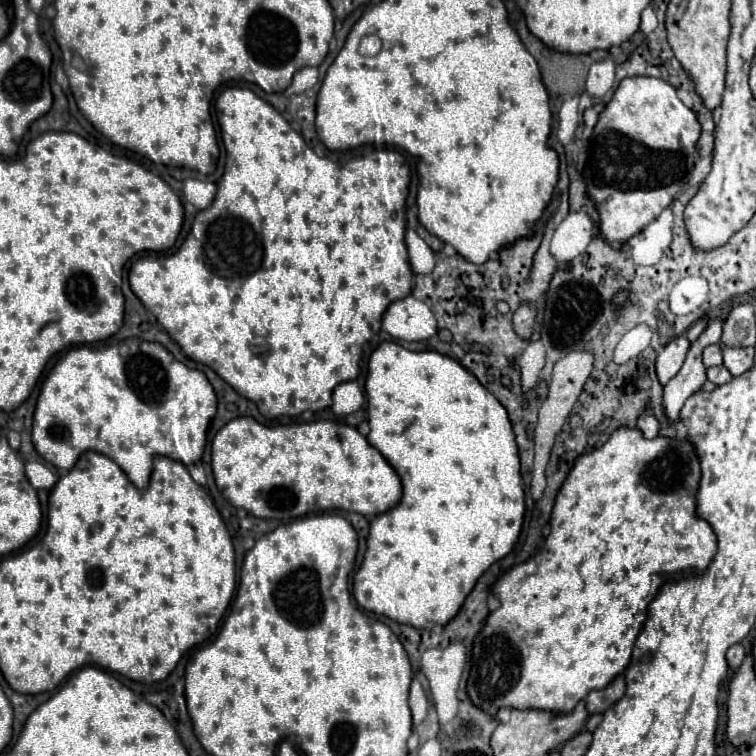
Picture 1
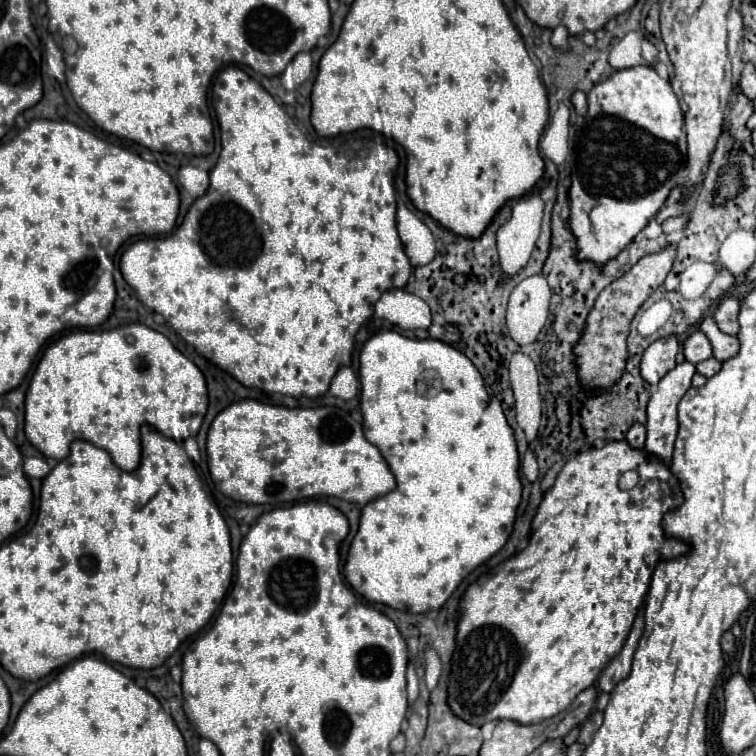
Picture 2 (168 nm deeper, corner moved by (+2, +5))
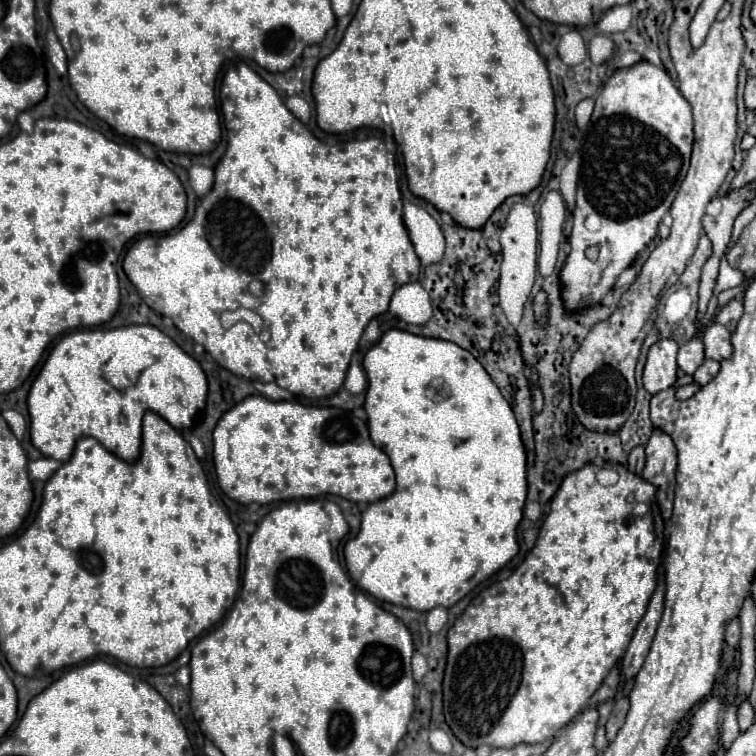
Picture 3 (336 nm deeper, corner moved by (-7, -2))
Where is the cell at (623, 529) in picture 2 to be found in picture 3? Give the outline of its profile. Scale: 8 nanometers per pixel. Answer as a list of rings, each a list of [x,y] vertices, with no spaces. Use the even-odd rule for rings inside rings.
[[[590,463],[590,465],[584,465],[582,469],[572,471],[564,477],[564,481],[560,483],[558,491],[552,497],[550,513],[540,527],[540,535],[536,539],[536,545],[526,555],[522,565],[506,581],[497,581],[484,589],[478,597],[474,597],[472,603],[466,607],[466,611],[456,619],[456,623],[448,631],[448,663],[446,663],[444,681],[442,681],[442,693],[444,693],[442,713],[444,713],[444,719],[446,719],[448,727],[452,729],[452,733],[470,749],[476,749],[480,745],[490,745],[494,749],[500,749],[500,747],[510,749],[520,743],[534,745],[534,743],[552,739],[564,725],[568,725],[580,711],[584,711],[588,707],[588,699],[596,693],[596,689],[600,687],[600,683],[604,681],[608,671],[616,665],[616,661],[626,653],[628,643],[632,639],[632,633],[634,633],[640,617],[644,617],[644,609],[648,607],[648,601],[656,589],[656,577],[658,577],[656,571],[662,561],[662,549],[664,549],[664,521],[660,517],[658,505],[654,503],[656,501],[656,497],[654,497],[656,487],[648,485],[642,477],[630,473],[624,465],[616,465],[616,471],[620,475],[618,483],[610,485],[610,487],[602,487],[596,481],[596,471],[598,471],[598,467]],[[628,495],[634,495],[636,503],[650,505],[650,511],[642,519],[632,519],[634,503],[626,501]]]

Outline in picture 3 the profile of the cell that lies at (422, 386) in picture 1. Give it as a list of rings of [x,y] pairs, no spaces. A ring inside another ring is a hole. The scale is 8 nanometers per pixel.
[[[390,329],[380,337],[380,341],[376,341],[368,349],[362,365],[364,365],[364,371],[368,375],[368,391],[366,391],[366,399],[364,399],[364,411],[368,415],[370,439],[376,447],[384,449],[384,453],[390,457],[394,473],[396,473],[396,489],[392,491],[392,495],[388,495],[380,501],[374,501],[366,507],[366,511],[362,513],[362,525],[360,525],[358,535],[354,539],[346,541],[344,559],[346,559],[348,573],[358,583],[358,587],[362,587],[364,591],[368,591],[370,595],[374,595],[380,601],[410,607],[416,611],[430,611],[432,607],[438,607],[438,605],[452,607],[464,595],[468,595],[478,583],[482,583],[492,573],[502,569],[518,553],[516,535],[518,535],[518,523],[520,523],[522,513],[524,513],[528,485],[526,485],[526,453],[524,453],[524,445],[520,439],[520,429],[518,429],[516,417],[512,413],[510,403],[502,397],[500,389],[490,379],[490,375],[480,365],[480,361],[472,353],[468,353],[466,349],[460,349],[452,341],[420,337],[420,335],[412,335],[408,331]]]

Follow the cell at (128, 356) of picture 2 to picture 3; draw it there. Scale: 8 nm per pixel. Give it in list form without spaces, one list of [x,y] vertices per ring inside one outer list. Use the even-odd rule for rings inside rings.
[[[126,325],[118,329],[78,329],[64,335],[42,365],[30,393],[28,415],[30,435],[34,423],[34,447],[42,455],[56,461],[68,461],[80,437],[98,439],[110,453],[124,461],[134,461],[140,455],[142,415],[154,411],[172,427],[192,427],[206,407],[208,383],[196,359],[184,353],[168,335],[154,325]]]

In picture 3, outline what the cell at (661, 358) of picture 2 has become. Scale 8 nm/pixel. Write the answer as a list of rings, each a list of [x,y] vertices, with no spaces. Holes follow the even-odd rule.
[[[662,339],[654,343],[648,351],[648,359],[644,365],[644,389],[648,393],[660,393],[676,383],[676,355],[678,343],[672,339]]]

